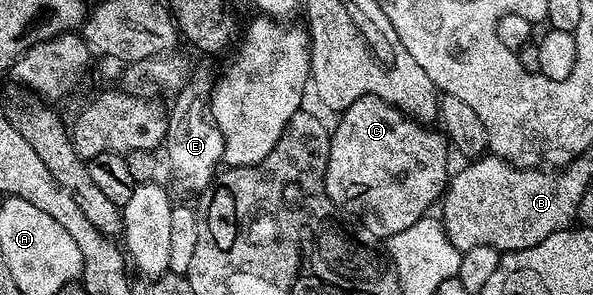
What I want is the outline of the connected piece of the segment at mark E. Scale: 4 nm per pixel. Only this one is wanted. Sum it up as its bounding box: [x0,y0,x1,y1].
[164,74,224,191]

